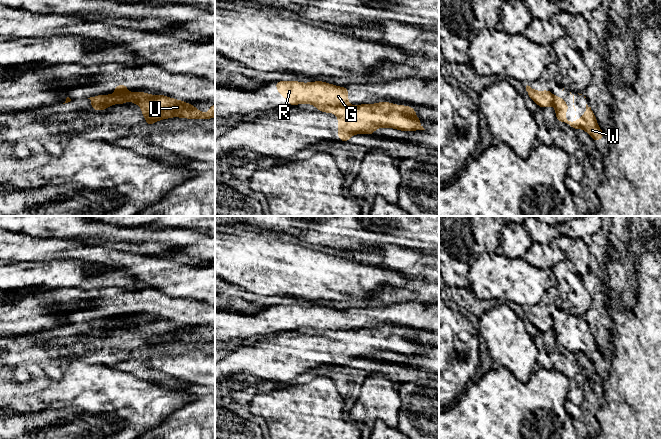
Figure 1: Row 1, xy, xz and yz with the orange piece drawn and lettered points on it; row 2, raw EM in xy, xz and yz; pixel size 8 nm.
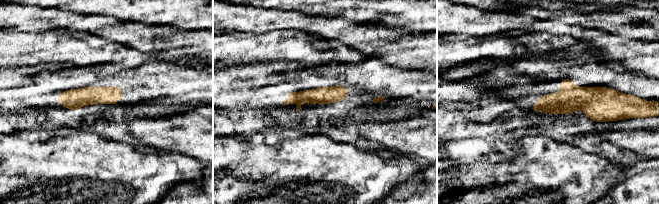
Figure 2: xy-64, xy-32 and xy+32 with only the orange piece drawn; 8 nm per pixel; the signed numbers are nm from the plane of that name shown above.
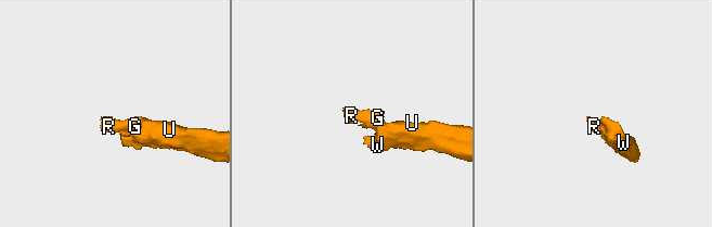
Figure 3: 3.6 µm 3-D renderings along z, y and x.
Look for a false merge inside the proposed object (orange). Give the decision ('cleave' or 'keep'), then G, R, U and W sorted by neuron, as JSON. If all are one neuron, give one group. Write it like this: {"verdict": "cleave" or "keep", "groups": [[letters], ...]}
{"verdict": "cleave", "groups": [["G", "R"], ["U", "W"]]}

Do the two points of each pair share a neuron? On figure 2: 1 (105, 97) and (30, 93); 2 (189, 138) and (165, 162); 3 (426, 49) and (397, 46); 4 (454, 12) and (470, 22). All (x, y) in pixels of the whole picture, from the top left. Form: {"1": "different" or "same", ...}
{"1": "same", "2": "different", "3": "same", "4": "same"}

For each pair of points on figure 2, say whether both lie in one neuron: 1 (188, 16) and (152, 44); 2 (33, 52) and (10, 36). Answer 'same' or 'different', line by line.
1: different
2: same

